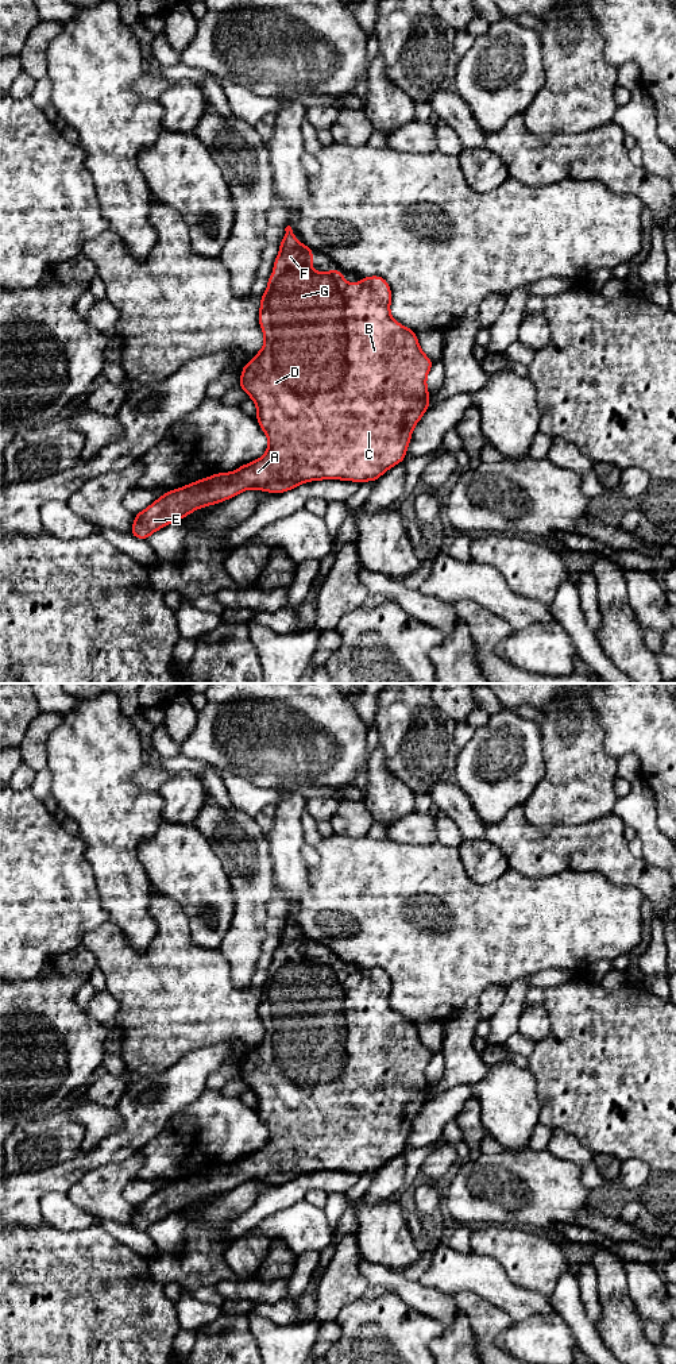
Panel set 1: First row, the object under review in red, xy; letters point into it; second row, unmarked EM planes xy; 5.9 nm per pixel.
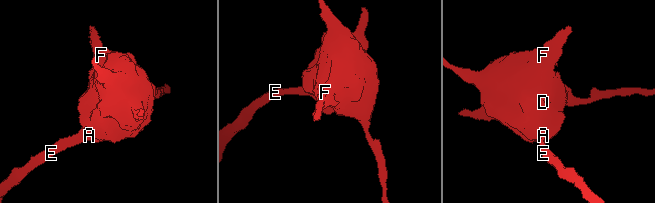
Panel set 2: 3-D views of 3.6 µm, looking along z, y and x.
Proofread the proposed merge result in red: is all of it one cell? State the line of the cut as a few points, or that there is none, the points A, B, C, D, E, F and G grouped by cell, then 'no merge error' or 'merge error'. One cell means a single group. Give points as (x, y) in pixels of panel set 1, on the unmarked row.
no cut | A B C D E F G | no merge error

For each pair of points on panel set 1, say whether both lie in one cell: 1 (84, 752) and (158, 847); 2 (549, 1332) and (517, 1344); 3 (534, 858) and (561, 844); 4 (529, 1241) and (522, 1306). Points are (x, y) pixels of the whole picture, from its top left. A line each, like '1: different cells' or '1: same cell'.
1: different cells
2: same cell
3: same cell
4: different cells

